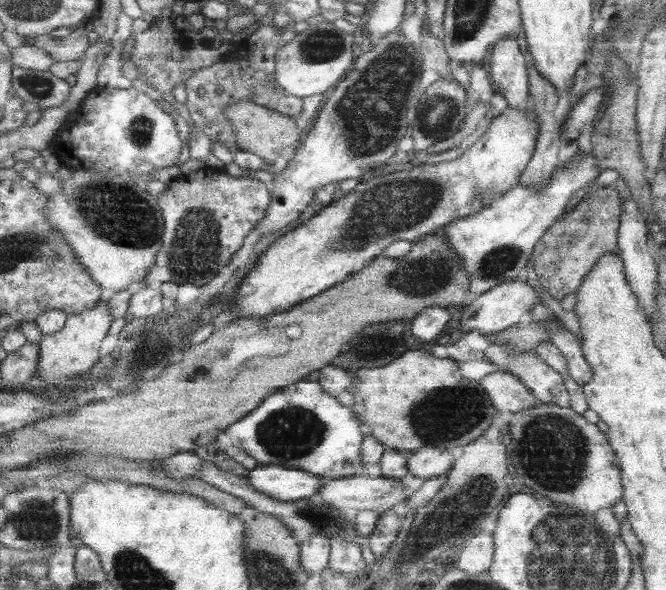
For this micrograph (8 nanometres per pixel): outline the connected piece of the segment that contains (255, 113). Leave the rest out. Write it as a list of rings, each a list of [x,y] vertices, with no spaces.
[[[241,100],[228,108],[229,119],[232,120],[233,127],[237,131],[238,146],[242,151],[253,152],[267,160],[268,164],[274,164],[282,152],[300,142],[302,136],[302,126],[296,123],[298,120],[285,113],[278,112],[273,108],[259,105],[257,102]]]

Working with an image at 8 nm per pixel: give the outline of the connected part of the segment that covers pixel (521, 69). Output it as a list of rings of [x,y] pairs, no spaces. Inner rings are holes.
[[[510,37],[493,44],[486,69],[490,80],[498,86],[496,92],[504,96],[507,106],[525,111],[528,109],[529,68],[516,39]]]

